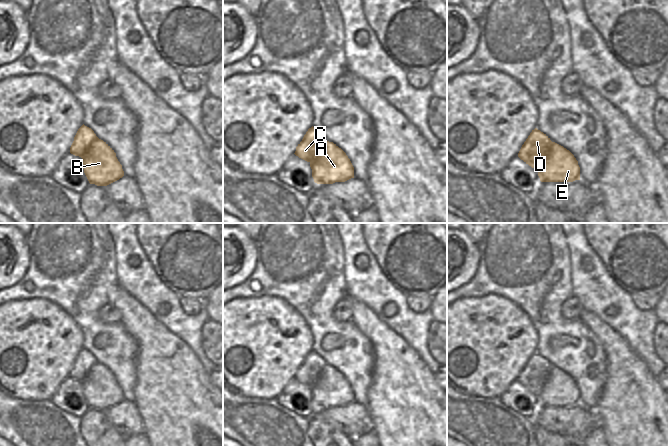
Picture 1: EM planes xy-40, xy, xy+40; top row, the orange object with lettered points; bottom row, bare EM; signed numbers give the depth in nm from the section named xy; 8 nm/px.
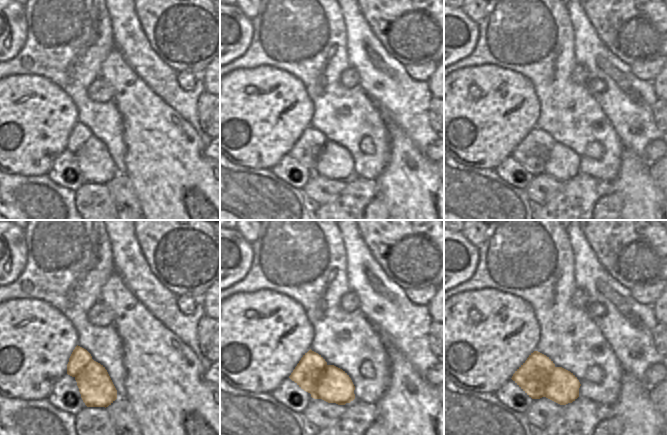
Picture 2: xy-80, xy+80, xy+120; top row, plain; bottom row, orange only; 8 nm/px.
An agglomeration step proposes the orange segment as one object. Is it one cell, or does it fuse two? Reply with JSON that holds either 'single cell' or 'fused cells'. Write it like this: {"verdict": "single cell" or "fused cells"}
{"verdict": "fused cells"}

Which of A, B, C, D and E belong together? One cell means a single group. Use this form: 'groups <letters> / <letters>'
groups A B E / C D

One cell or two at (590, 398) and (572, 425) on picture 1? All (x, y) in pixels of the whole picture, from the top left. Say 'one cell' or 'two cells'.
two cells

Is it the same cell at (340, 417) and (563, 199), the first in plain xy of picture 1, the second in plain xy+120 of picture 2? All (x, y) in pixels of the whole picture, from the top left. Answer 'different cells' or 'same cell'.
different cells

